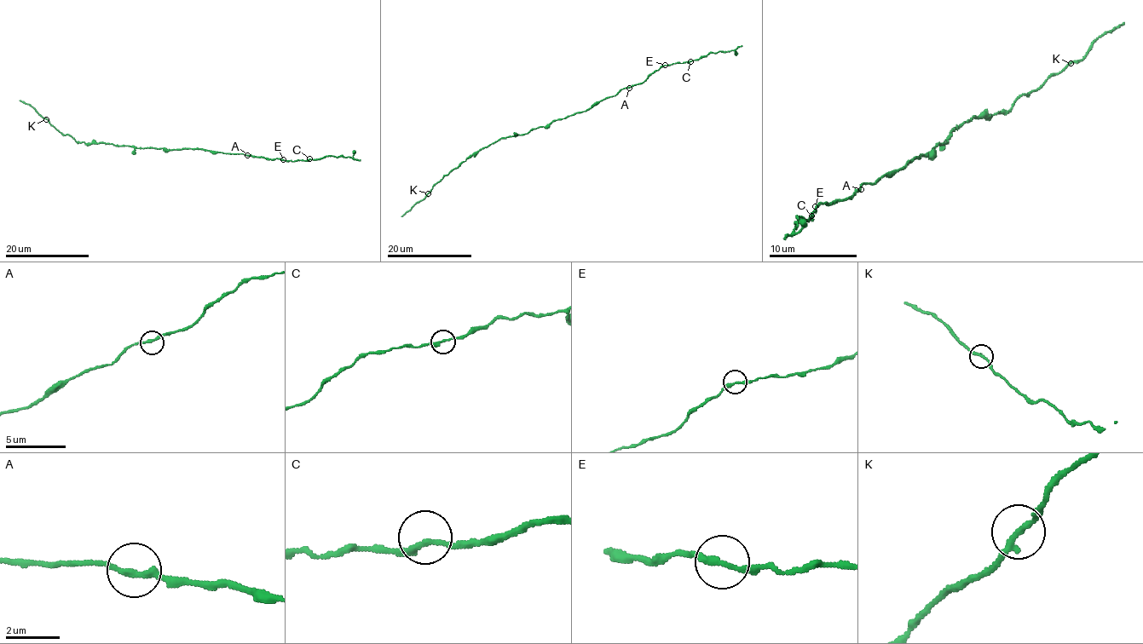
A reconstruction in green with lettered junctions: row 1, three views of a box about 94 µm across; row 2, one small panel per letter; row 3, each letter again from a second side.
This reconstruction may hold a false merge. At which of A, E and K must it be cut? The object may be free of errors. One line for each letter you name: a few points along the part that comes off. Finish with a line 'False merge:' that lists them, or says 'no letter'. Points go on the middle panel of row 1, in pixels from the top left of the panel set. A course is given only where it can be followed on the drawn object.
False merge: no letter

